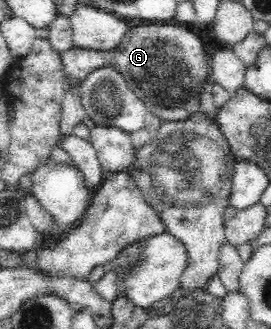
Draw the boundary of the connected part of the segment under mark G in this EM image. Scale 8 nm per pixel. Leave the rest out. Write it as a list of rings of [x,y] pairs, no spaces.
[[[171,22],[139,25],[128,28],[120,44],[112,50],[96,51],[73,46],[61,54],[61,61],[65,78],[78,85],[96,68],[109,66],[117,70],[148,111],[162,123],[178,123],[200,110],[200,95],[208,77],[207,52],[202,42],[186,26]]]

